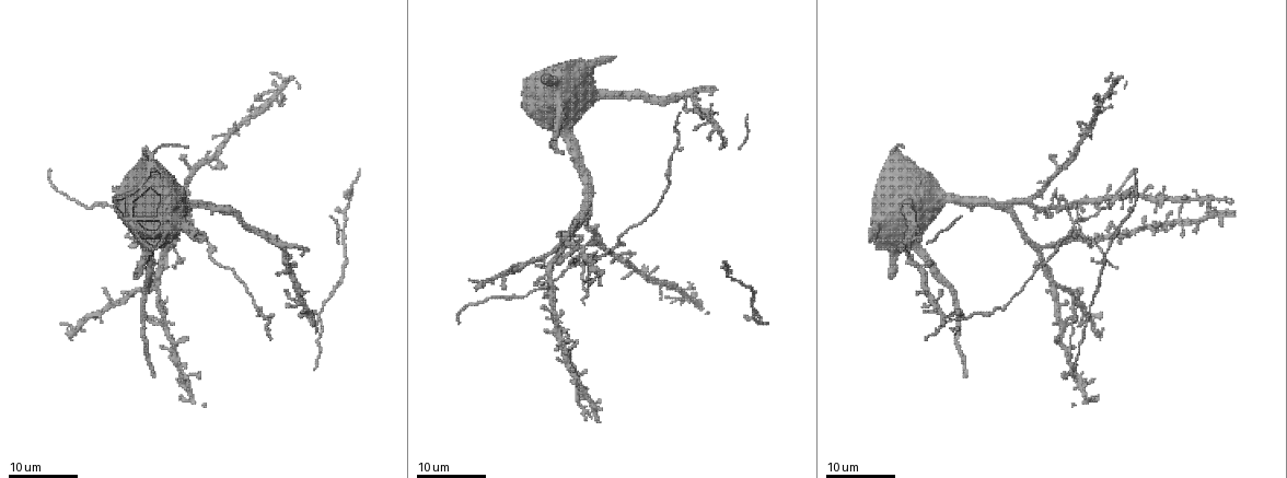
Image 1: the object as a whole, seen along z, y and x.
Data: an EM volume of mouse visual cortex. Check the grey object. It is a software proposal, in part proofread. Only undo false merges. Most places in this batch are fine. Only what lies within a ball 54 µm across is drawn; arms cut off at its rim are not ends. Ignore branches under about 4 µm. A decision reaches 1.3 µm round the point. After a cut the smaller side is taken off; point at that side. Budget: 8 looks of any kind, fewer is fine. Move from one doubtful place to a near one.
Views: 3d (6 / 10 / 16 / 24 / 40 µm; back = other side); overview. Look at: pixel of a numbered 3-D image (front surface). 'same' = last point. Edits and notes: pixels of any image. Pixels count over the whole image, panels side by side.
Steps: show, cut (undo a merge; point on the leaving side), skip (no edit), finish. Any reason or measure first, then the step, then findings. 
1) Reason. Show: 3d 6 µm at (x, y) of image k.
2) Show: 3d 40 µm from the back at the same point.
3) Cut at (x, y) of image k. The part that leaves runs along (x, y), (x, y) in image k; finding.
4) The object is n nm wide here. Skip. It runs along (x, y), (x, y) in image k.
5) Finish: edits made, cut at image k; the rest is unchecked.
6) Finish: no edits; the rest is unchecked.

Three arms meet. Show: 3d 24 µm at (1074, 229) of image 1.

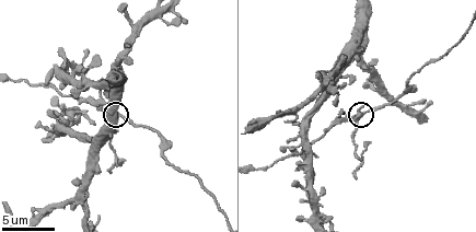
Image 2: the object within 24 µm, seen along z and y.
Show: 3d 6 µm at (363, 114) of image 2.

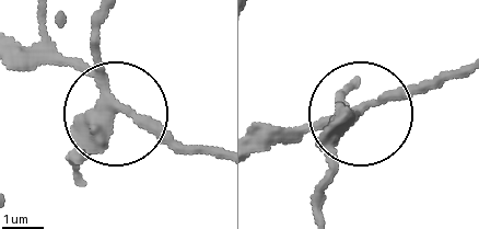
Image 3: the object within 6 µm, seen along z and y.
Cut at (86, 137) of image 3. Two neurons meet here.

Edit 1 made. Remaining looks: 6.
See it whole again. Show: overview.

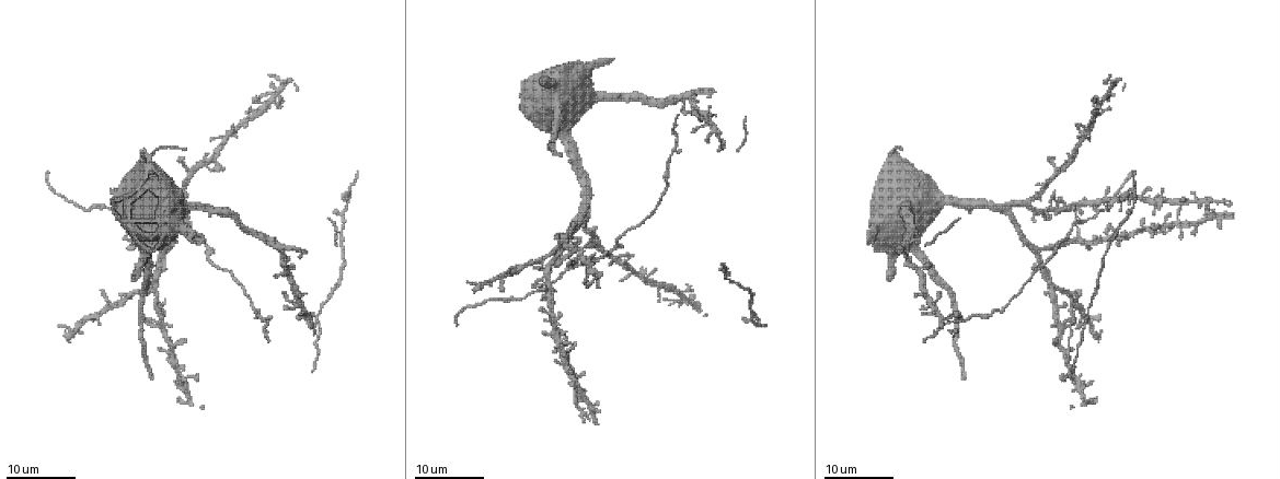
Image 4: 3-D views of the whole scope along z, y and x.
Three arms meet. Show: 3d 24 µm at (1098, 211) of image 4.

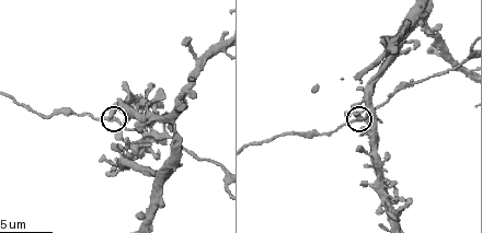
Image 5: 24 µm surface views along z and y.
Zoom in. Show: 3d 6 µm at (115, 118) of image 5.

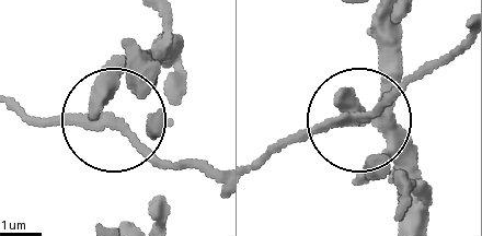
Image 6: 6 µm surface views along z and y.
The object is 170 nm wide here. Skip. It runs along (153, 80), (118, 80), (104, 121), (24, 121) in image 6; all the same neuron.

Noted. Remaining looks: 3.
Three-way junction. Show: 3d 16 µm at (319, 322) of image 4.

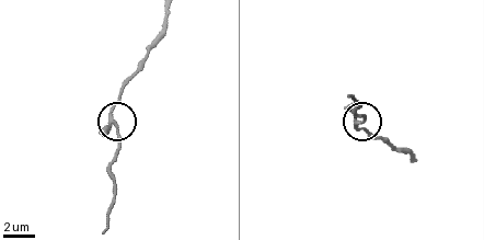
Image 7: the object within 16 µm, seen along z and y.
Show: 3d 10 µm at (117, 124) of image 7.

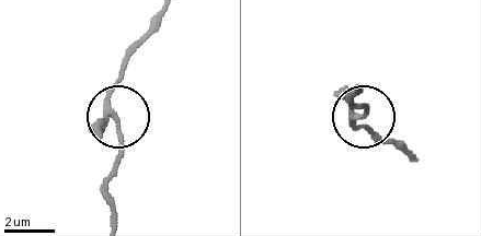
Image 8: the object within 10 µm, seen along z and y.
The object is 170 nm wide here. Skip. All the same neuron.

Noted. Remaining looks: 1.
Finish: edits made, cut at image 3; the rest is unchecked.

